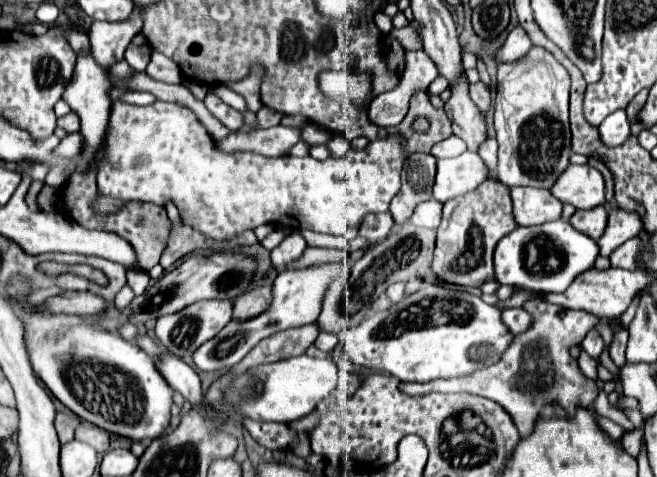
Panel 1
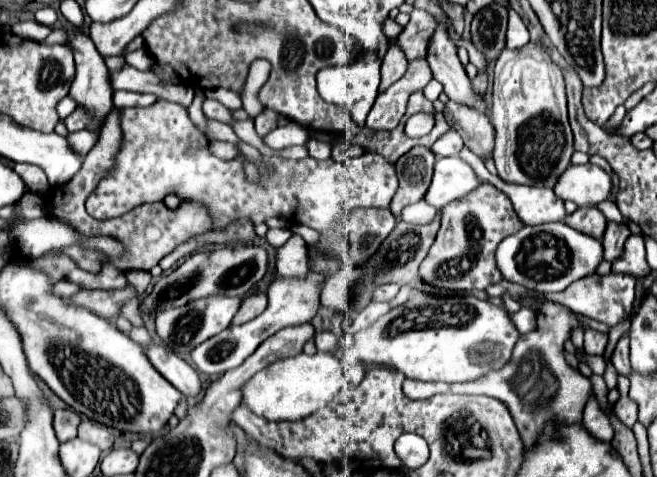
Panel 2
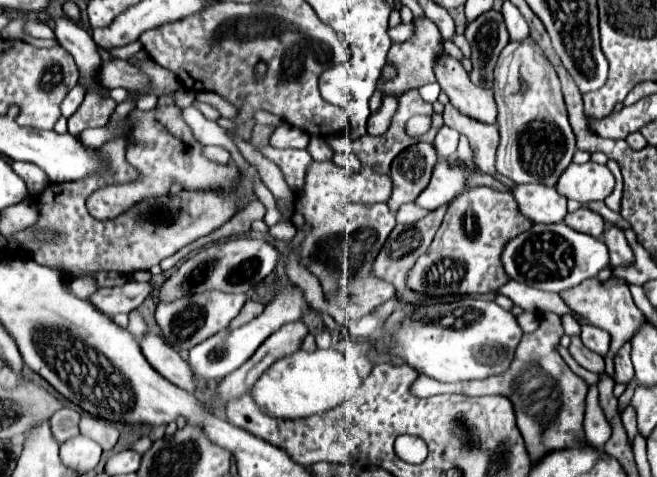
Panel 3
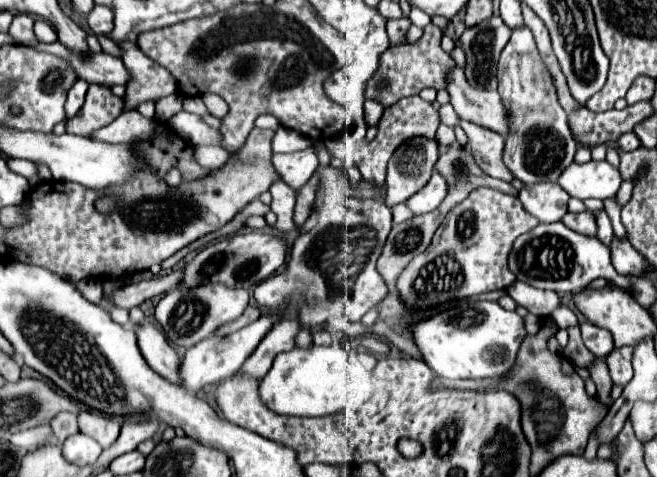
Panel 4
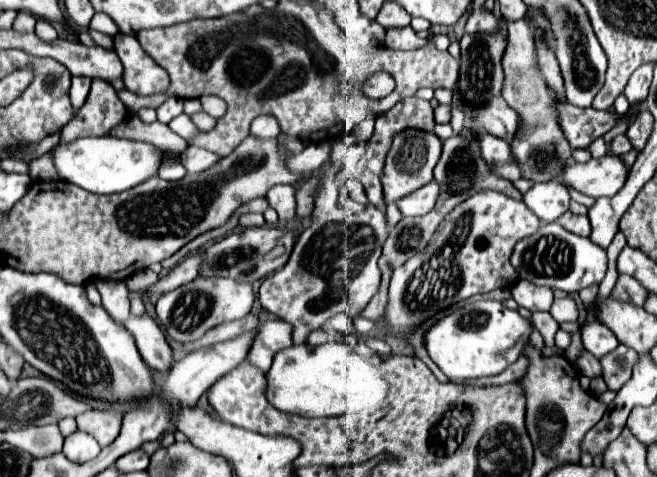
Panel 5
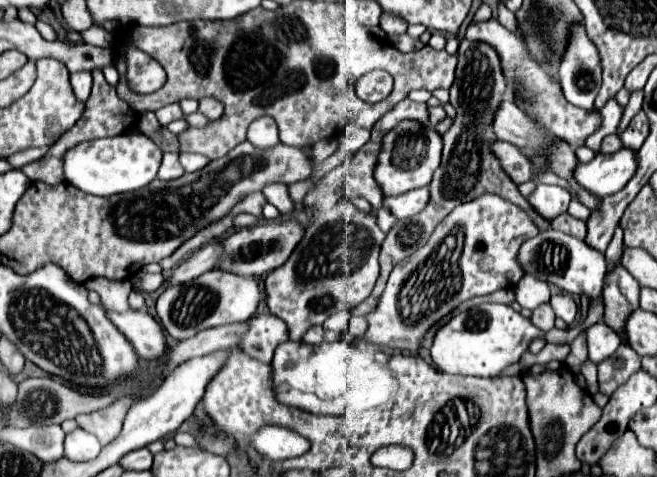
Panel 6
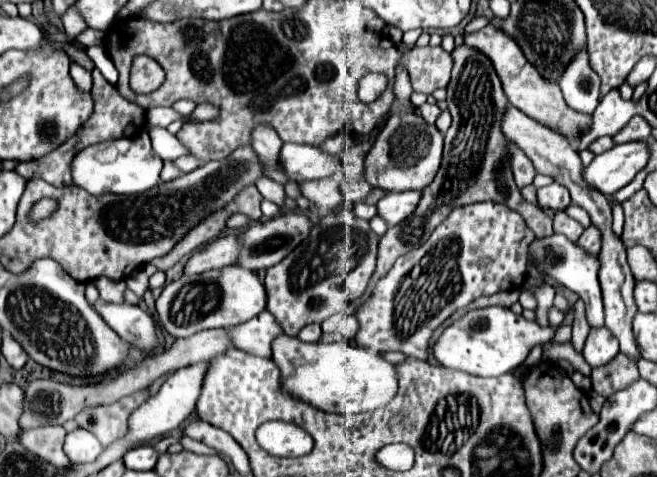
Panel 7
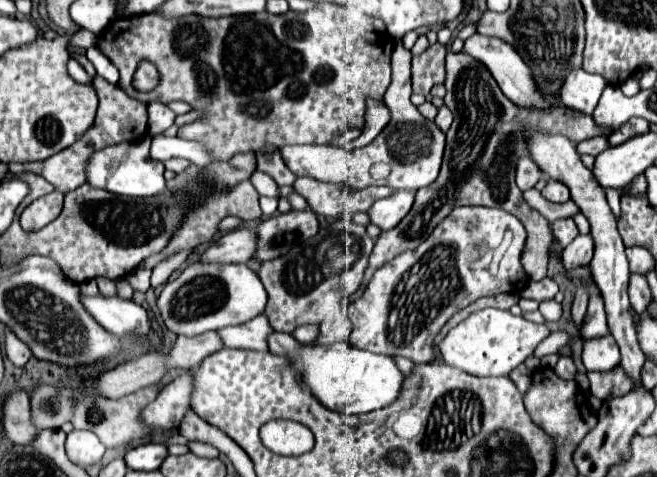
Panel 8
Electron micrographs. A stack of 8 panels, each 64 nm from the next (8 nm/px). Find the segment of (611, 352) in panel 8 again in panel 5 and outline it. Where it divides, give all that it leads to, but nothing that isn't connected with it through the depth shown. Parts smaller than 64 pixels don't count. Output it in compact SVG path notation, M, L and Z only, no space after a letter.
M594 322L594 324L588 324L588 326L582 328L582 344L598 360L602 356L610 354L618 346L616 336L602 322Z

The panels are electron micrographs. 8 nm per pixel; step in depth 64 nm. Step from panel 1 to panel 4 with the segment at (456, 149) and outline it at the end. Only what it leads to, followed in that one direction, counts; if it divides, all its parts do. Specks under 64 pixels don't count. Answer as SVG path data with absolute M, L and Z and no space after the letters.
M440 124L438 130L436 130L436 140L440 144L440 148L446 148L448 144L452 144L456 138L454 138L454 130L448 128L446 124Z

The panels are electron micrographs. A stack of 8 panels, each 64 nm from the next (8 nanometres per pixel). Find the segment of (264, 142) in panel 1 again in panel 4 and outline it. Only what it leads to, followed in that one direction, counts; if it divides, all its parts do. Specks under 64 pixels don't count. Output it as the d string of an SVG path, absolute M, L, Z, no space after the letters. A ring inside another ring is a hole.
M278 128L274 140L272 140L272 148L274 152L280 152L280 154L288 154L288 152L298 152L298 150L304 150L312 144L312 140L308 140L306 136L298 136L298 132L294 130L288 130L288 128ZM196 146L194 156L204 170L218 170L230 158L230 154L220 146Z

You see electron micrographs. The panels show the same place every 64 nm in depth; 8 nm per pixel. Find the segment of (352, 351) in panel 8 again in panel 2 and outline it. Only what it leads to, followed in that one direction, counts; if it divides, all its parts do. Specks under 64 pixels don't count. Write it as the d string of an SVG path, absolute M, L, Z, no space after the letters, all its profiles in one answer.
M300 352L298 356L274 362L252 376L242 388L242 402L266 420L302 420L332 402L340 390L352 386L352 380L346 376L344 366L334 352L316 352L312 356Z

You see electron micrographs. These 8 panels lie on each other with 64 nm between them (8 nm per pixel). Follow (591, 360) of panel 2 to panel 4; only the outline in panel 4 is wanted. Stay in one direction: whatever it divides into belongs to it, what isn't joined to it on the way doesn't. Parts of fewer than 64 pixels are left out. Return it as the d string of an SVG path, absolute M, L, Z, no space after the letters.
M570 326L566 328L568 334L570 334L570 342L568 346L562 350L562 354L576 366L586 366L590 360L594 360L594 354L582 344L582 338L580 338L580 328L578 326Z

